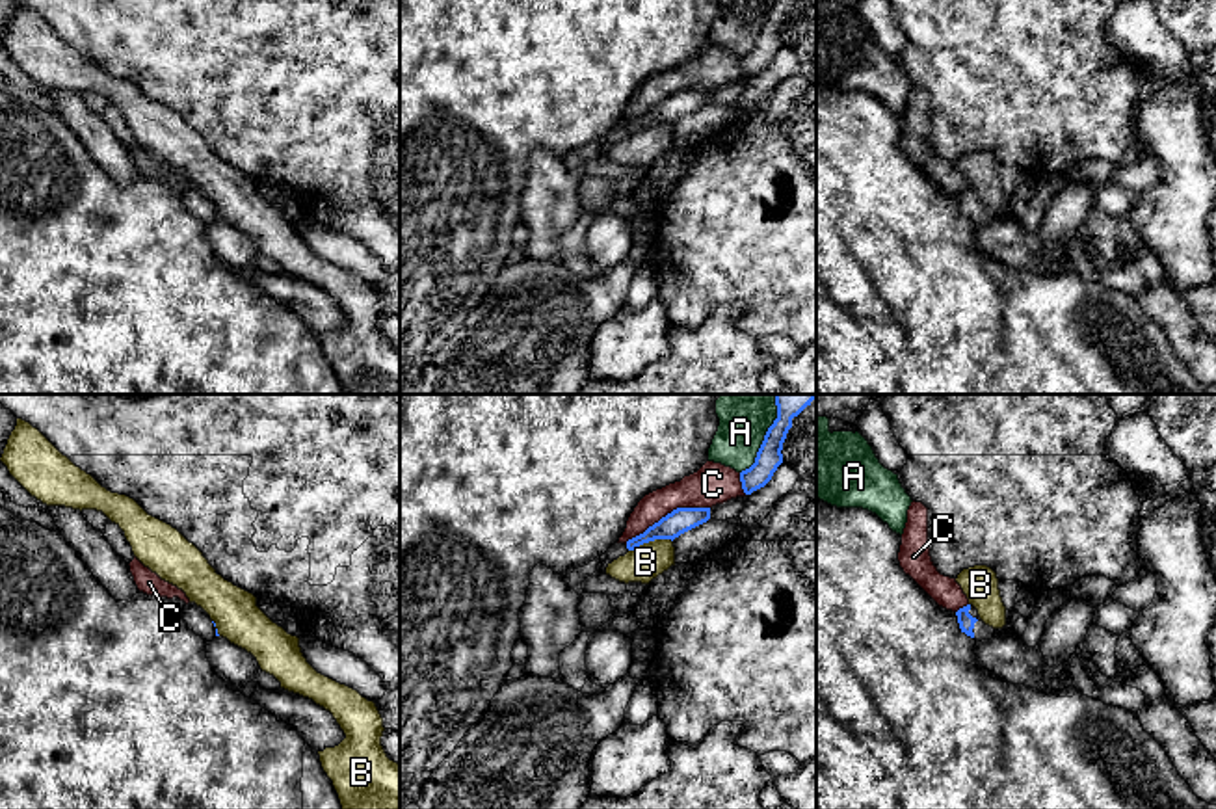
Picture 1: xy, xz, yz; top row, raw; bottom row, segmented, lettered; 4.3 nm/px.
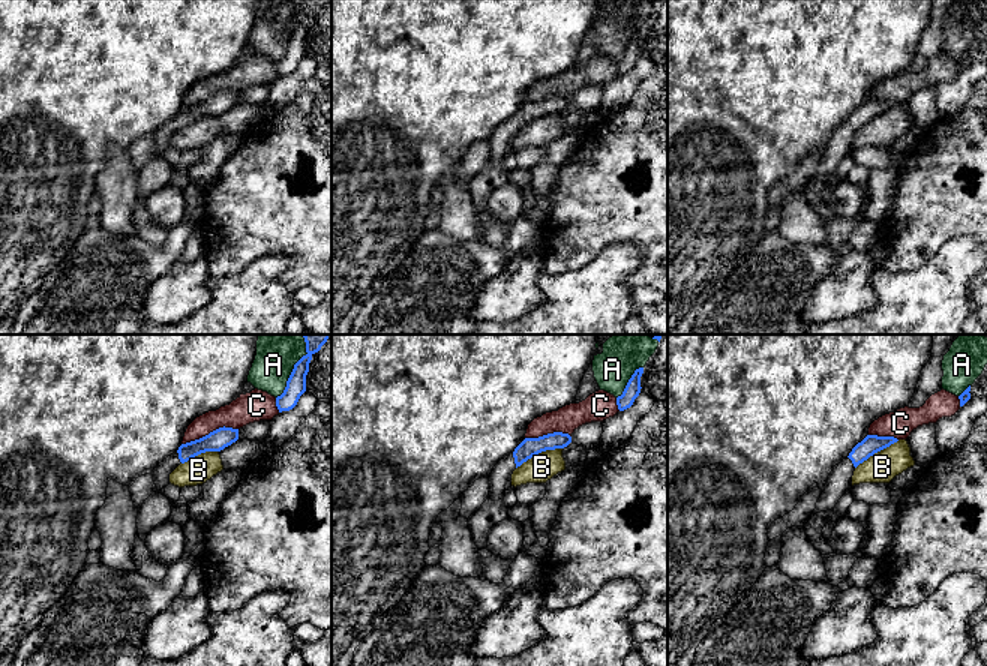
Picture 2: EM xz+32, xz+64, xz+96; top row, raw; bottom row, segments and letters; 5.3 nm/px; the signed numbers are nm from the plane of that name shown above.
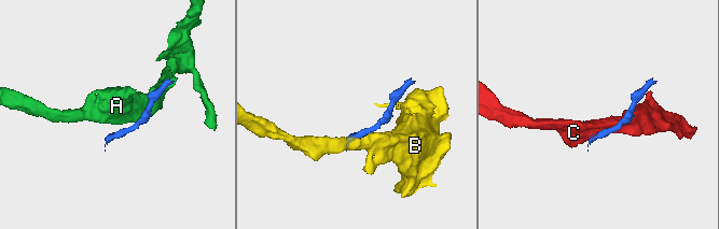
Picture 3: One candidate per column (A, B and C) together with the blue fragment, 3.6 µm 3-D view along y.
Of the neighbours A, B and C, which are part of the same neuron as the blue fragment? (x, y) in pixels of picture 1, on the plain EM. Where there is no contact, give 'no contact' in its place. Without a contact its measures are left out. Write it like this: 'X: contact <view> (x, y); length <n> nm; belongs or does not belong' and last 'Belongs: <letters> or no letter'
A: contact xz (761, 30); length 300 nm; does not belong
B: contact xz (649, 123); length 200 nm; does not belong
C: contact xz (668, 97); length 400 nm; does not belong
Belongs: no letter

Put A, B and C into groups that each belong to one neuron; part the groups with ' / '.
A / B / C

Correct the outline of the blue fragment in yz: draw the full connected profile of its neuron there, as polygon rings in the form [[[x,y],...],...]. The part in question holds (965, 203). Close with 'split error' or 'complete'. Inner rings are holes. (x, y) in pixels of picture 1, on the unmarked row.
[[[972,188],[959,192],[956,195],[956,199],[958,199],[958,206],[959,206],[961,216],[974,221],[976,225],[991,223],[991,221],[997,221],[1000,218],[1008,218],[1006,210],[993,212],[993,210],[985,208],[980,203],[978,193]]]; split error

